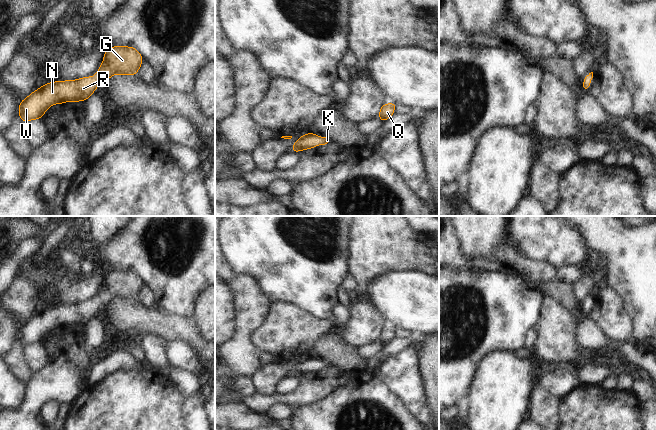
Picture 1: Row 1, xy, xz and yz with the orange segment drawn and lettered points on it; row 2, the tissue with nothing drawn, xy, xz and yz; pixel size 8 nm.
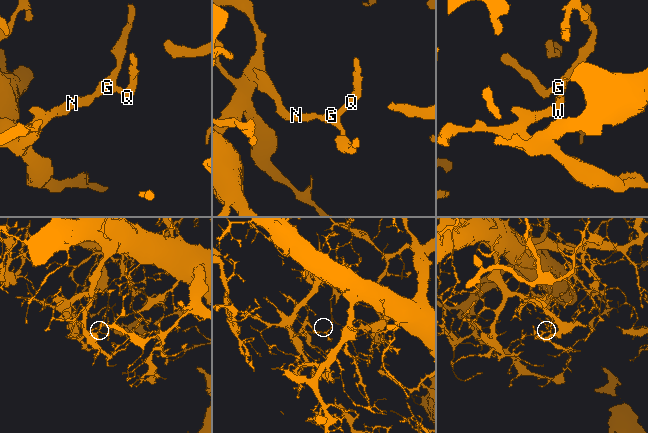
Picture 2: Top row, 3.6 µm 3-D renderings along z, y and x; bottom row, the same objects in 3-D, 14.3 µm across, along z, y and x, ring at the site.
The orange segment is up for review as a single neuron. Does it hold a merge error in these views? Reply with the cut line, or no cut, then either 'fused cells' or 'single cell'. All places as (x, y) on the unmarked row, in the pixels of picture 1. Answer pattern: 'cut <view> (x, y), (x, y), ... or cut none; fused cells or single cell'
cut none; single cell

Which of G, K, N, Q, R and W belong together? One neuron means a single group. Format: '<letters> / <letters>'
G K N Q R W

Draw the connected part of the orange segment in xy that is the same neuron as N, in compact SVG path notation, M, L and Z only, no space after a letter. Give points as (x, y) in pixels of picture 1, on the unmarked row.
M114 270L104 277L104 285L100 290L99 295L91 301L84 301L74 305L58 305L48 307L26 323L21 325L19 329L19 340L23 346L32 343L42 342L44 336L52 329L65 327L67 325L85 325L97 312L99 307L105 306L114 298L136 299L143 285L142 280L133 271Z

